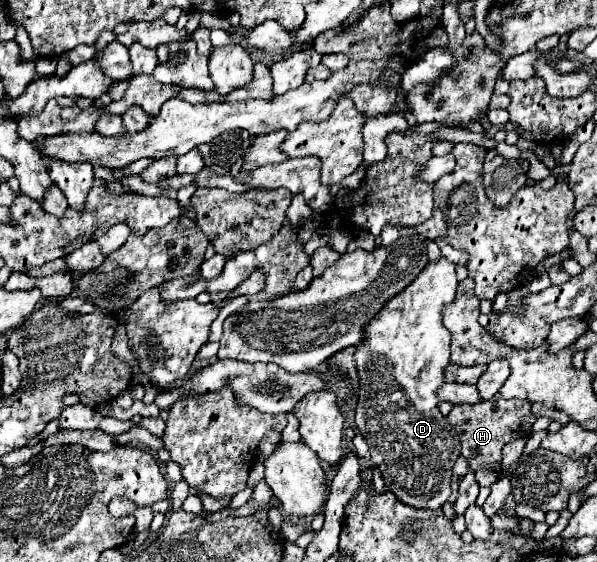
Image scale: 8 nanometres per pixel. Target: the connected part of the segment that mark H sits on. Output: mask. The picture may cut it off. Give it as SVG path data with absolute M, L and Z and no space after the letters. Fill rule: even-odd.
M495 394L491 400L467 406L457 404L449 412L449 422L455 428L461 440L461 456L469 460L471 470L475 472L475 480L480 487L490 487L495 480L501 478L501 448L515 440L515 436L529 436L535 416L531 414L531 404L525 400L503 400Z

